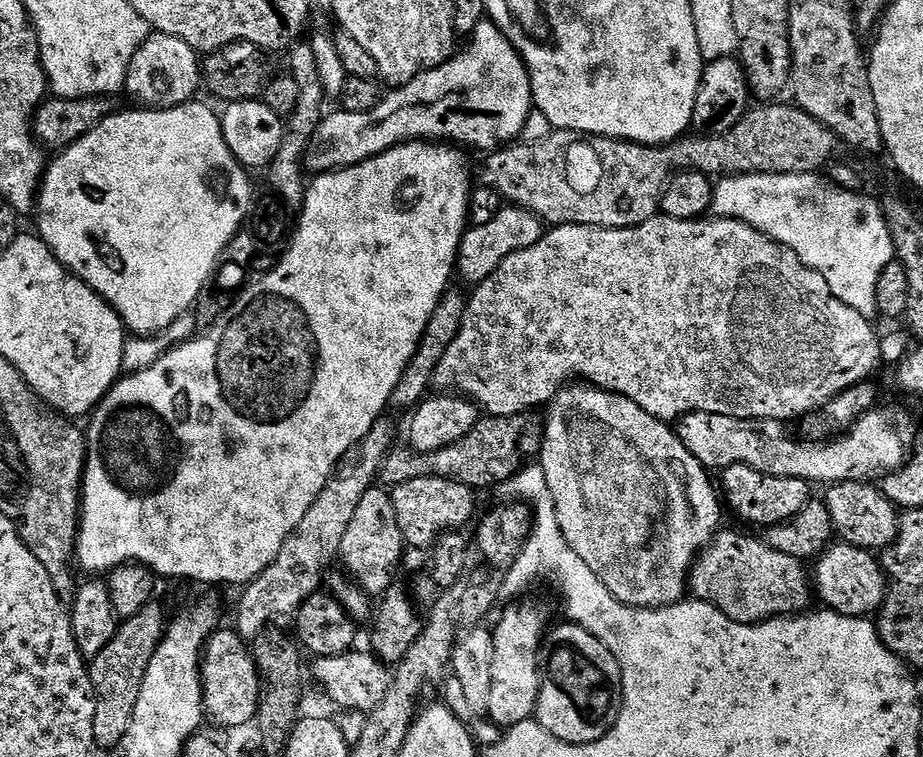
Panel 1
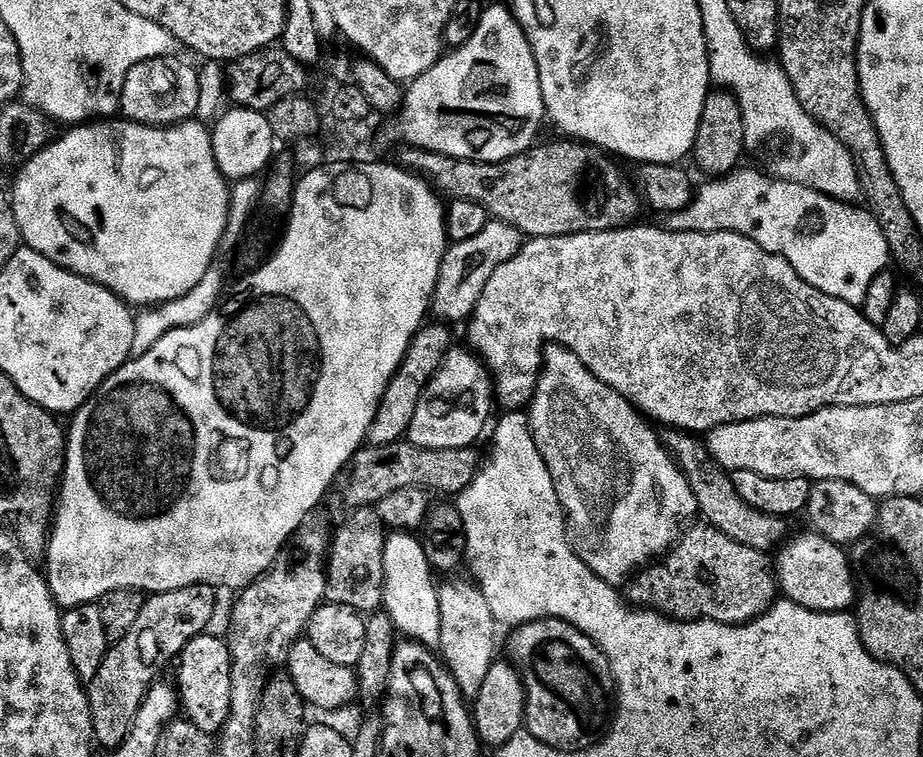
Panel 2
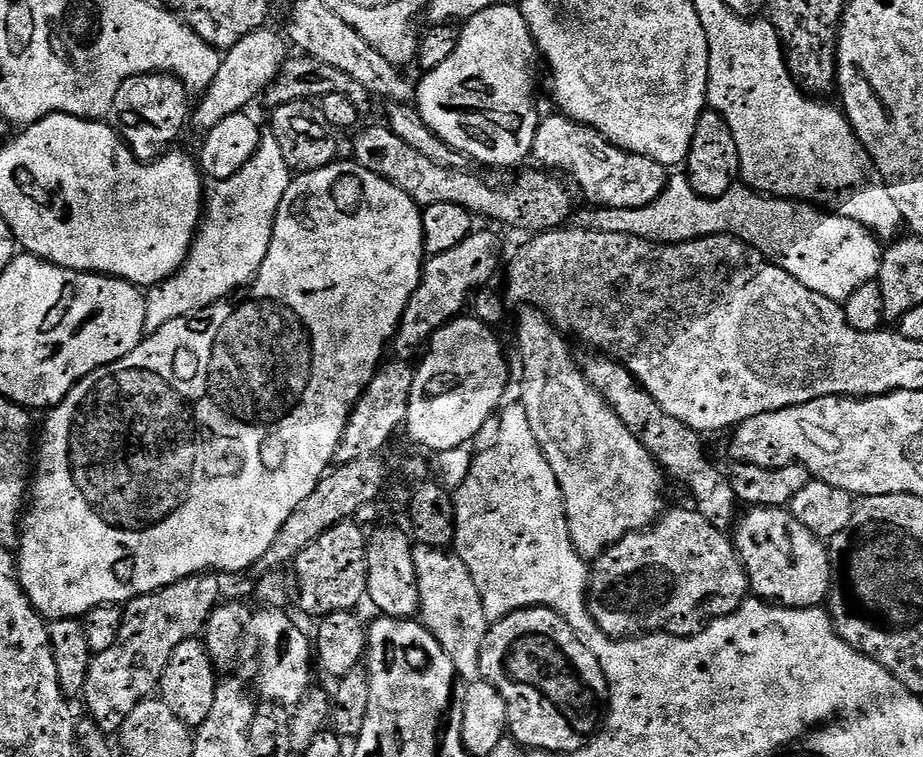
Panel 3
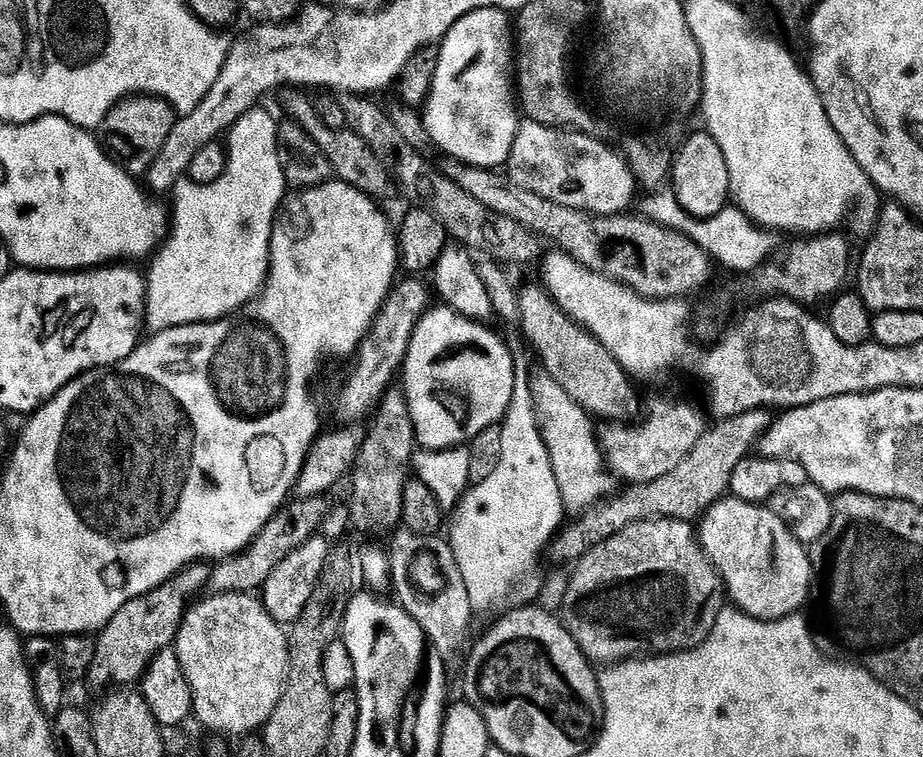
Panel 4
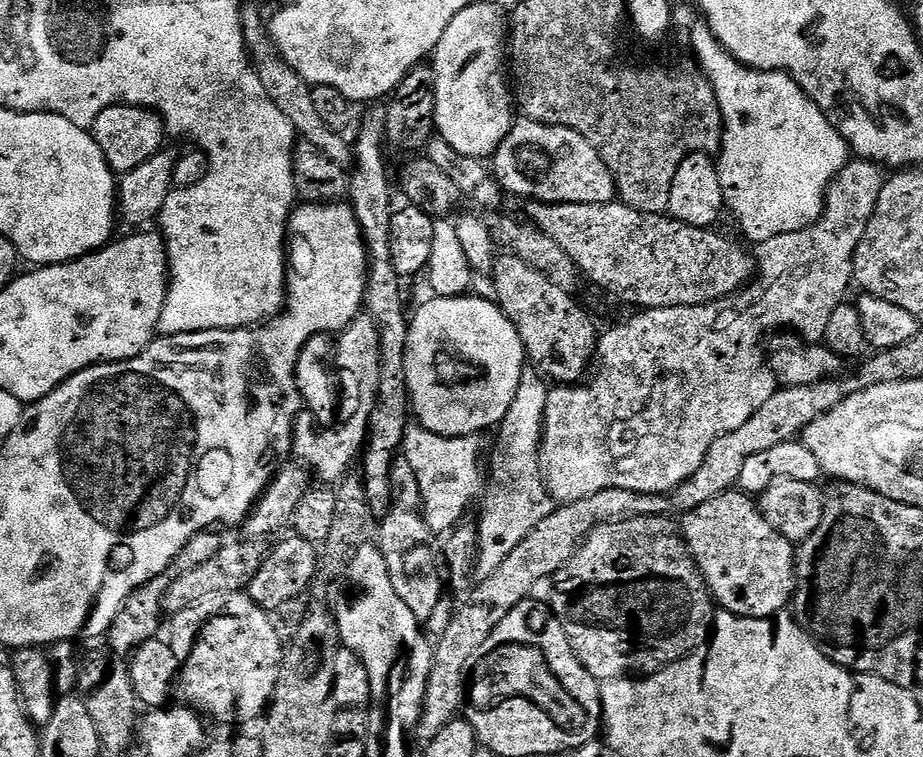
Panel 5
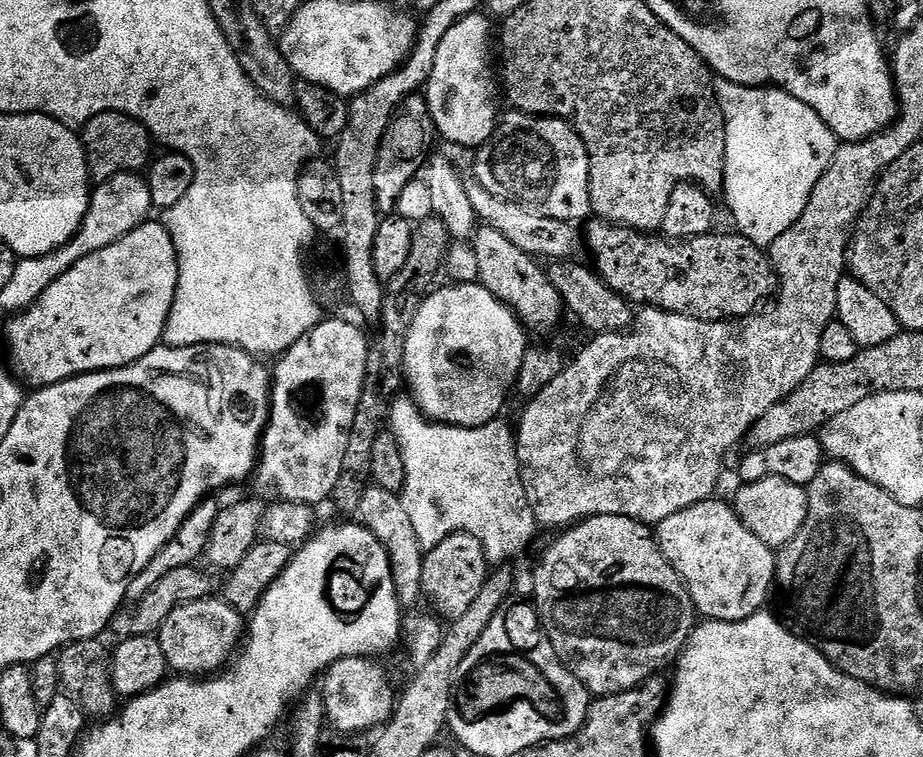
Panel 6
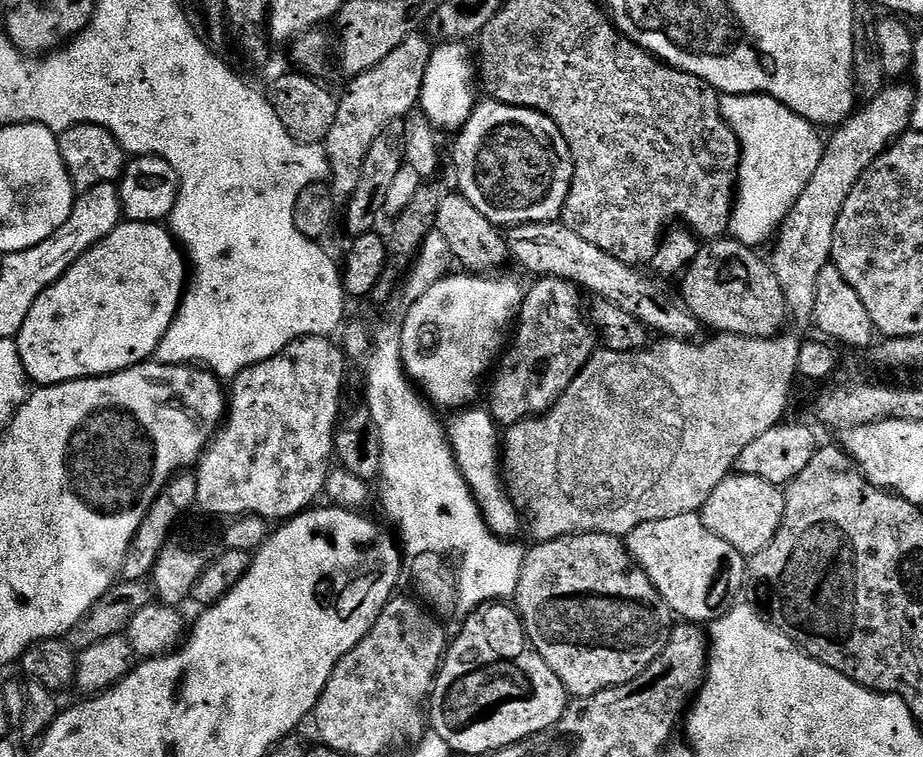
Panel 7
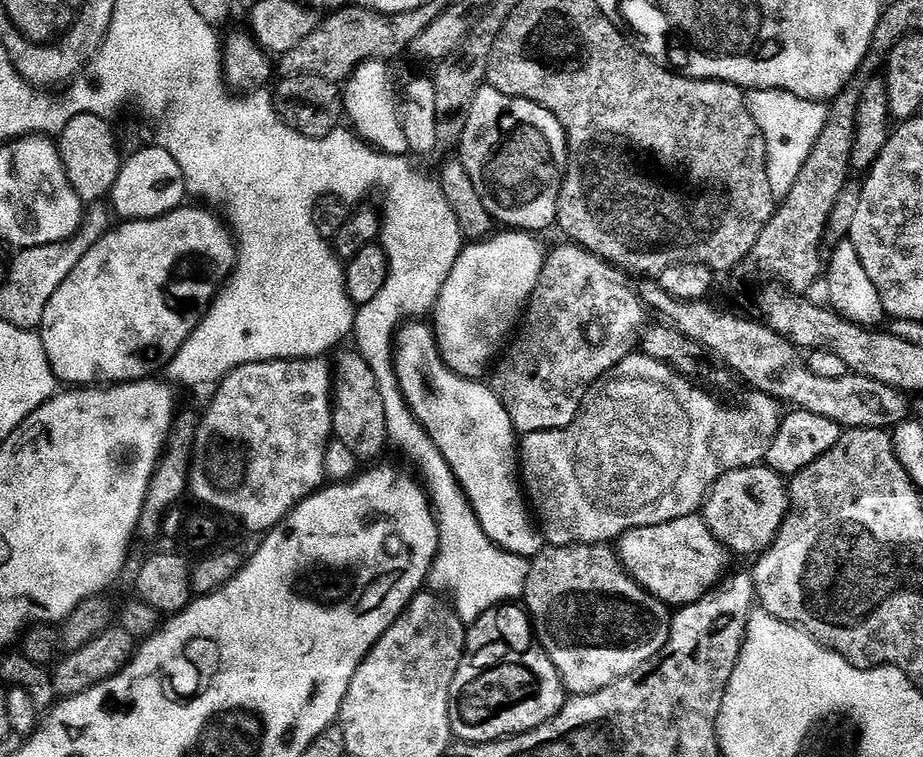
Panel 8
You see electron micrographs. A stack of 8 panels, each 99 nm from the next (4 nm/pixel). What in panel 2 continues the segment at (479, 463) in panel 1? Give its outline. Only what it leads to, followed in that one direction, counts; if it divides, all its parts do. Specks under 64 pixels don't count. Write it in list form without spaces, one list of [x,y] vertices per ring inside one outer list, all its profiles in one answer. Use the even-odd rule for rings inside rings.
[[[402,439],[397,444],[373,444],[361,447],[352,457],[347,469],[348,485],[344,488],[344,500],[349,509],[375,506],[388,494],[407,488],[425,489],[429,493],[441,492],[441,497],[455,498],[466,486],[470,486],[478,471],[475,447],[454,450],[430,450]]]

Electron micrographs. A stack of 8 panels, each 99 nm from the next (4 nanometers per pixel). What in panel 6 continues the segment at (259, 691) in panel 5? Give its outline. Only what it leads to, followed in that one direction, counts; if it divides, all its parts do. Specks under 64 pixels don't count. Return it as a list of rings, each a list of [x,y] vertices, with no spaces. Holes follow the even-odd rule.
[[[211,596],[176,607],[164,619],[156,637],[171,671],[184,676],[208,676],[227,665],[239,647],[245,630],[243,615],[222,598]]]

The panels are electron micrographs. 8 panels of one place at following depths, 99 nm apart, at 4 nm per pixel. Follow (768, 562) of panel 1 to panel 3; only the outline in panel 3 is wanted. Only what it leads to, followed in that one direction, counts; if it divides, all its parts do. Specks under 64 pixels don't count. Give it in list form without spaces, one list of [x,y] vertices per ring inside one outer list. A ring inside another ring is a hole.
[[[691,507],[688,508],[676,508],[673,512],[671,510],[665,511],[651,528],[646,528],[643,532],[627,532],[617,544],[609,544],[607,550],[591,565],[586,593],[588,609],[594,618],[594,622],[607,636],[631,638],[650,632],[669,632],[671,636],[693,636],[702,631],[707,624],[711,624],[712,621],[723,616],[731,616],[733,612],[744,605],[745,600],[749,599],[748,575],[745,574],[744,565],[740,563],[740,558],[736,555],[733,541],[729,537],[727,540],[724,537],[727,535],[721,529],[710,526],[710,522],[706,522],[706,518],[702,518],[700,512],[693,510]]]

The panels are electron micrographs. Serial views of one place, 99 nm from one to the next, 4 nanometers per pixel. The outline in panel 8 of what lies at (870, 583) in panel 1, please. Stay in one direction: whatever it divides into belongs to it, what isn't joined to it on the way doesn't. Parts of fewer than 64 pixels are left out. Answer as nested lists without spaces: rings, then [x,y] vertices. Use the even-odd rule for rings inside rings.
[[[699,515],[630,530],[618,541],[618,555],[628,575],[669,606],[696,604],[703,600],[719,585],[716,583],[720,579],[725,579],[724,571],[730,559],[728,549],[714,538]]]

